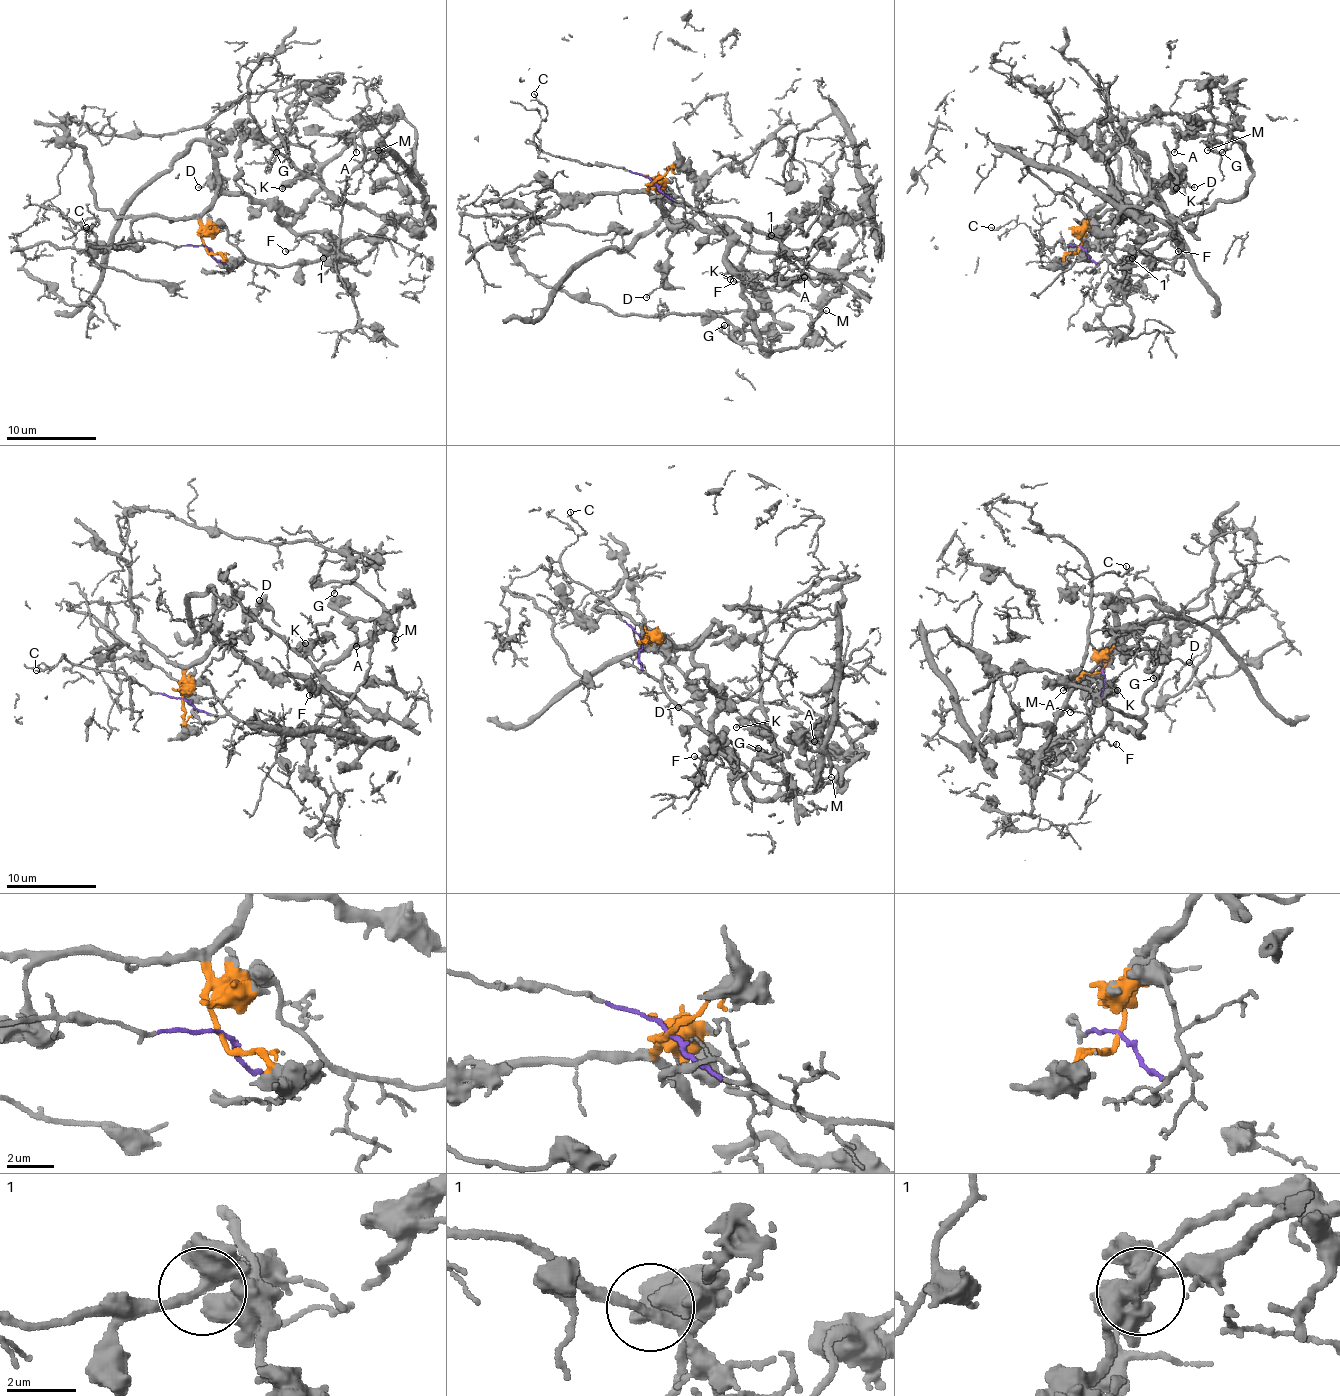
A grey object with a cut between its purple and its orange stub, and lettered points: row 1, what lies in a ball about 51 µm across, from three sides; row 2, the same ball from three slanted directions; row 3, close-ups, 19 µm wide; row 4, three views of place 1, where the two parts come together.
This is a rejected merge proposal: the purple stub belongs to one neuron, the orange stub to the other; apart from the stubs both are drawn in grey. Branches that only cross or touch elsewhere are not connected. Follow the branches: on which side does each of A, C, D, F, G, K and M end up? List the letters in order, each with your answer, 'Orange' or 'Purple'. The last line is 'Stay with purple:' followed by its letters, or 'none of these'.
A: Orange
C: Purple
D: Orange
F: Orange
G: Orange
K: Purple
M: Orange
Stay with purple: C, K

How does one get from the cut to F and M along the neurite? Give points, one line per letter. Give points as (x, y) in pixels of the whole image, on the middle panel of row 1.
F: (654, 183), (650, 197), (674, 226), (697, 223), (726, 239), (726, 259), (748, 277), (746, 284), (733, 282)
M: (654, 183), (650, 197), (674, 226), (697, 223), (726, 239), (726, 259), (769, 356), (793, 349), (827, 311)

